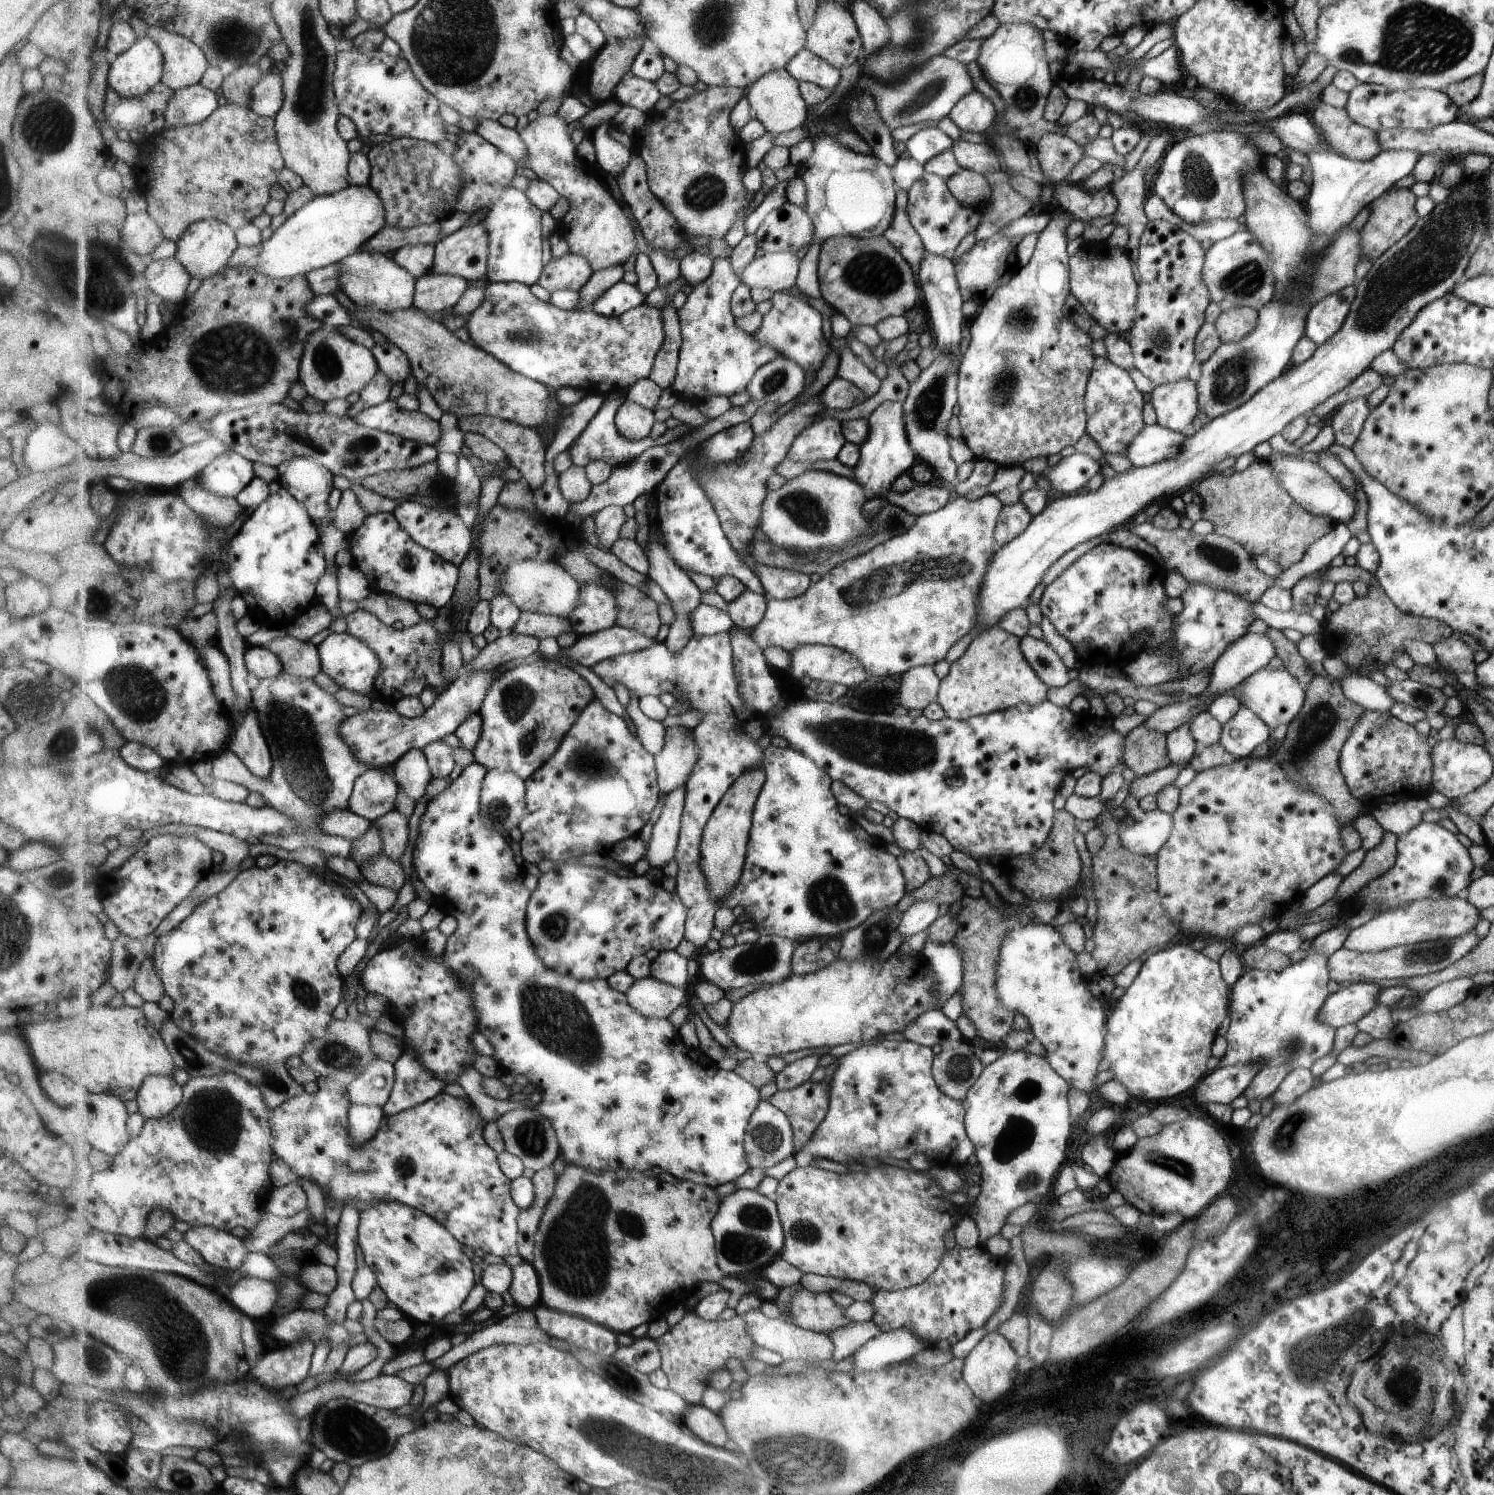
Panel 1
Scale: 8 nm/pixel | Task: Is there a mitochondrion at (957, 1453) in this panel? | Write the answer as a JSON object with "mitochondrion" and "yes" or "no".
{"mitochondrion":"no"}

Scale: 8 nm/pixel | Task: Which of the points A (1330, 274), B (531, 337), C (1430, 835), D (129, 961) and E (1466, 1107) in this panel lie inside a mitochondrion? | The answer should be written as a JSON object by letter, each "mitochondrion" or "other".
{"A":"mitochondrion","B":"mitochondrion","C":"other","D":"other","E":"other"}

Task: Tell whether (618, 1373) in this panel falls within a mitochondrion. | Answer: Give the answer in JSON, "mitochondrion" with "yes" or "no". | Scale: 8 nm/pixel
{"mitochondrion":"yes"}

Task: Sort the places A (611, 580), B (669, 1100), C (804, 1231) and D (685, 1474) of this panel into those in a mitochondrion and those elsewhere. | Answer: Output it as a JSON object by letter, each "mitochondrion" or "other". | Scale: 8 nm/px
{"A":"other","B":"other","C":"mitochondrion","D":"mitochondrion"}

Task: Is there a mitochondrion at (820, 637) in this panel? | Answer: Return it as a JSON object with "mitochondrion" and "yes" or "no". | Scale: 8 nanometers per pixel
{"mitochondrion":"no"}

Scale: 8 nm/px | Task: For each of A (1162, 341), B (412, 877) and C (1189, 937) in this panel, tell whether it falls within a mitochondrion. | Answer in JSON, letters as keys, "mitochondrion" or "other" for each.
{"A":"other","B":"other","C":"other"}

